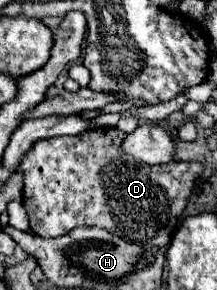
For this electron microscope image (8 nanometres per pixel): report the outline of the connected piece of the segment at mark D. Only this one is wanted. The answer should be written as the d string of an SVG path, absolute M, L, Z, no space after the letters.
M95 129L83 131L73 137L65 135L37 141L19 165L19 171L25 173L23 207L29 215L29 231L41 237L59 237L67 235L79 225L85 225L107 229L109 233L115 233L117 237L137 245L165 247L171 239L181 211L187 205L195 179L201 175L201 163L171 161L167 165L151 167L119 153L119 145L123 139L125 133L121 133L119 129Z

